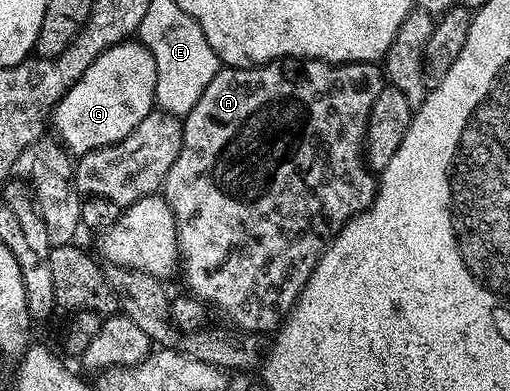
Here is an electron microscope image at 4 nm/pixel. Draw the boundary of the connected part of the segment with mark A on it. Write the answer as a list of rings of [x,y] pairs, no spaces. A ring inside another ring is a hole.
[[[299,59],[297,62],[260,64],[253,68],[219,67],[216,78],[208,82],[208,90],[200,94],[200,102],[196,102],[196,106],[192,106],[190,113],[182,120],[180,154],[176,162],[172,162],[172,170],[168,170],[166,180],[161,186],[168,206],[176,218],[180,277],[186,283],[185,291],[189,295],[195,296],[211,309],[219,308],[234,323],[231,325],[243,332],[270,334],[281,325],[294,308],[308,278],[314,273],[327,244],[353,216],[359,216],[374,205],[378,186],[375,173],[366,166],[366,127],[372,114],[372,102],[380,98],[382,87],[384,72],[377,63],[327,64],[325,60]]]

